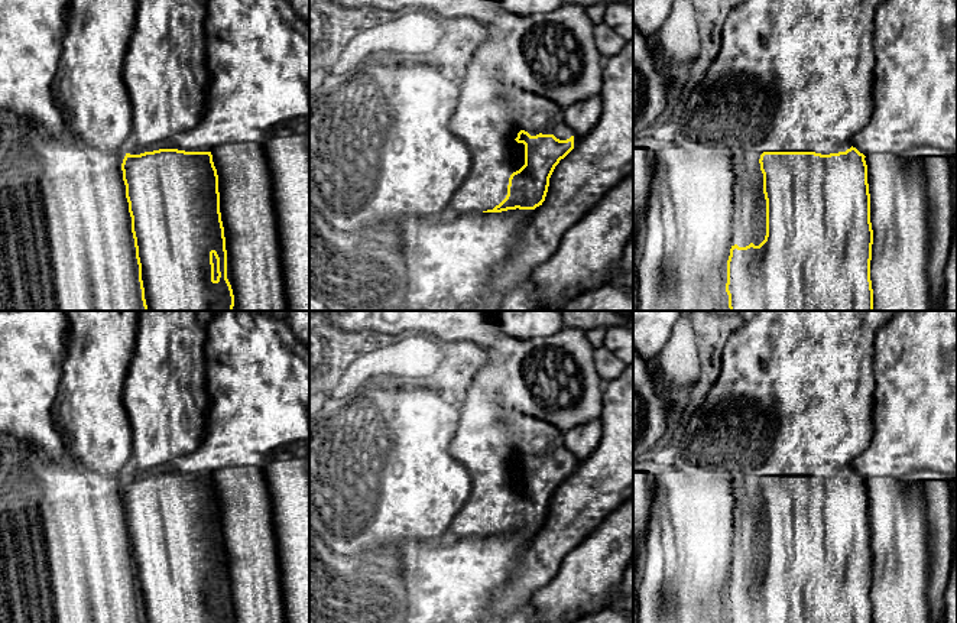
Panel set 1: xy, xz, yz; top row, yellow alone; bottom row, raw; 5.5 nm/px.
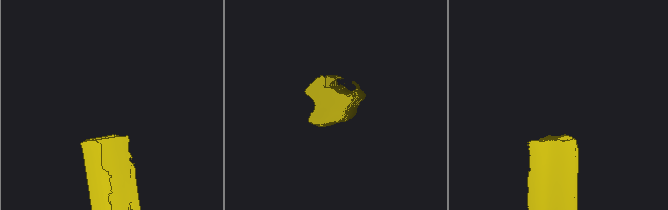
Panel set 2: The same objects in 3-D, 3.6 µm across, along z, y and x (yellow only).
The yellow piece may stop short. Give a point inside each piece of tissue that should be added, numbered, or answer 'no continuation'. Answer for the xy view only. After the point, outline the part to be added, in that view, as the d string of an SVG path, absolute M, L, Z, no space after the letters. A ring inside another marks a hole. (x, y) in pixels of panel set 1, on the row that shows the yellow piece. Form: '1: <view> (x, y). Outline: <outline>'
1: xy (165, 72). Outline: M139 0L134 27L123 64L132 103L132 136L127 153L140 155L197 126L205 111L211 72L205 64L208 0Z

